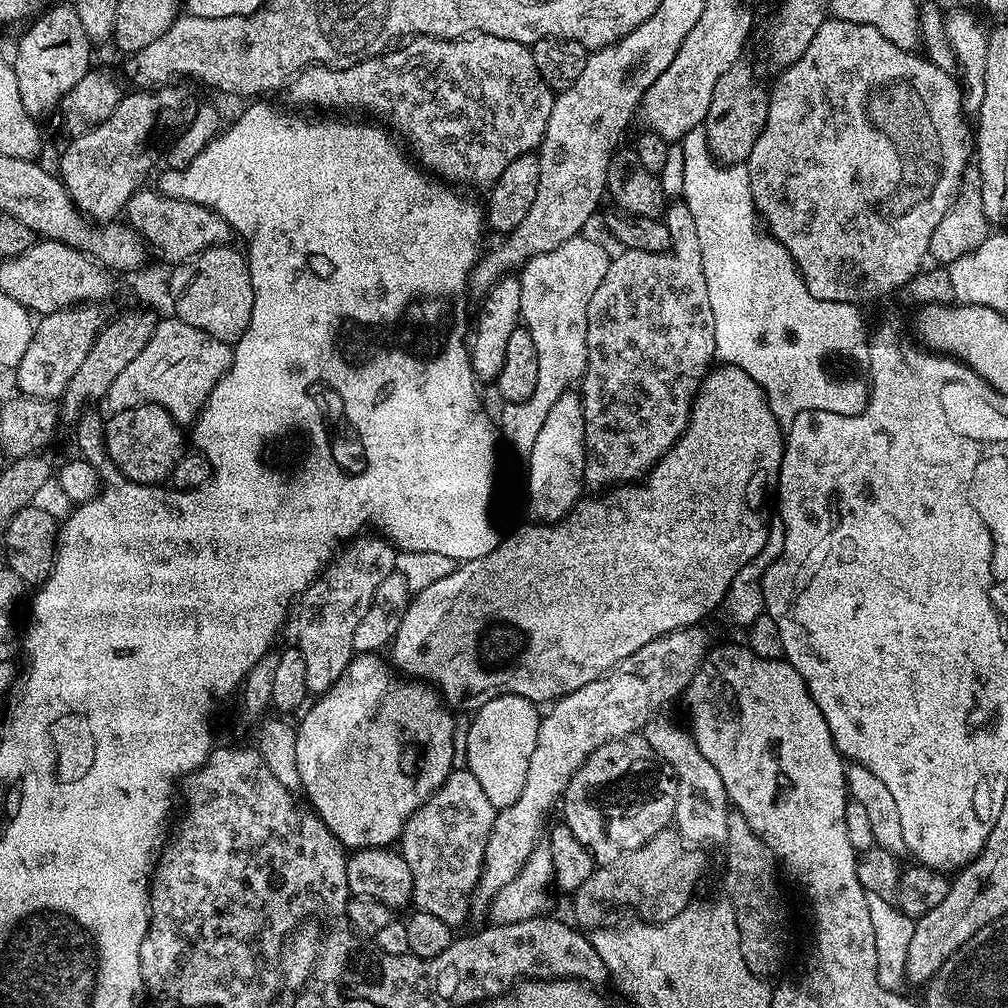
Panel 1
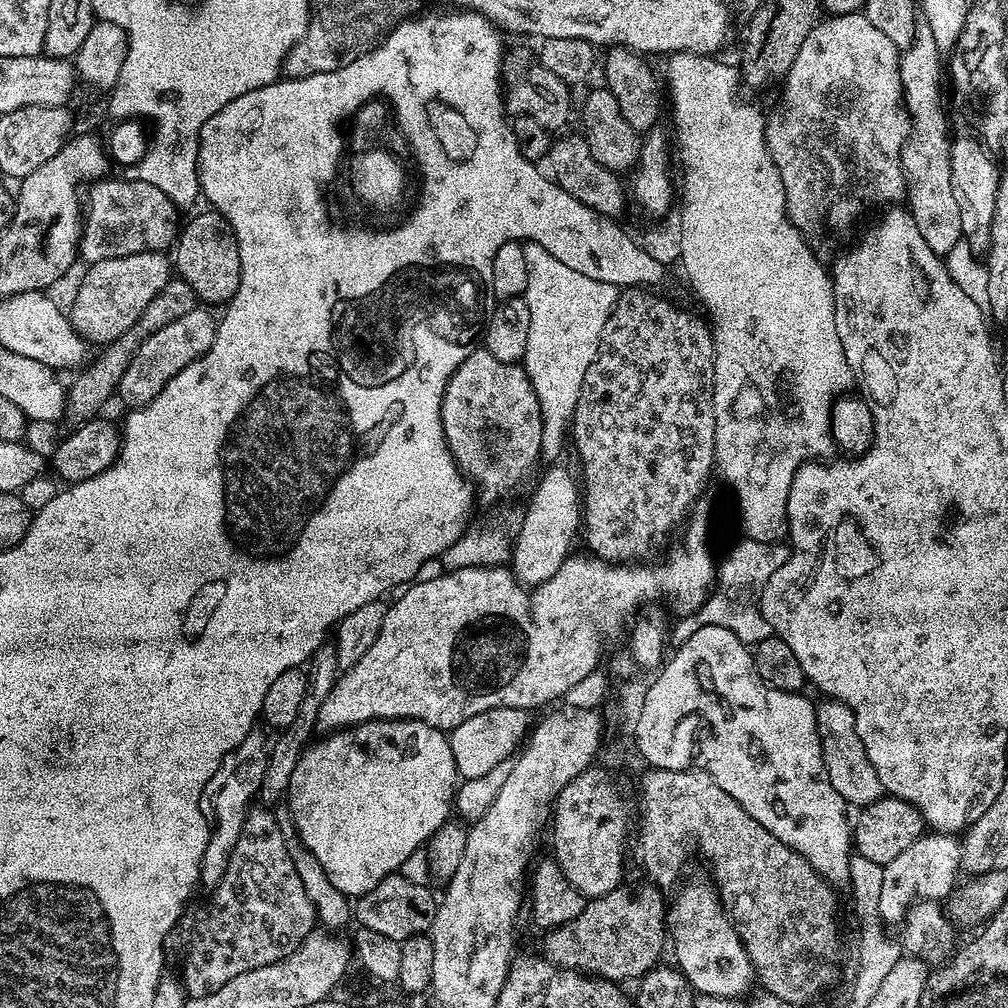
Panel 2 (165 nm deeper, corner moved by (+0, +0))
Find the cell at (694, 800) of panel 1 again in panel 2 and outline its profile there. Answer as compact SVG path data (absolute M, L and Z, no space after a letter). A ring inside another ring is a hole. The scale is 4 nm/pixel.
M692 880L688 885L685 886L684 889L681 890L680 893L676 896L676 901L671 901L670 907L666 912L666 928L670 933L670 944L676 947L676 960L675 963L678 965L679 971L683 972L684 976L687 977L689 984L692 985L693 989L697 993L700 993L703 996L726 996L729 998L740 998L745 994L744 992L748 992L752 988L752 980L754 984L754 969L752 963L750 962L750 958L746 954L746 950L742 946L742 942L738 938L738 930L735 926L732 925L732 920L728 917L727 912L724 911L724 903L720 901L720 893L715 885L715 883L709 882L708 884L704 880Z

